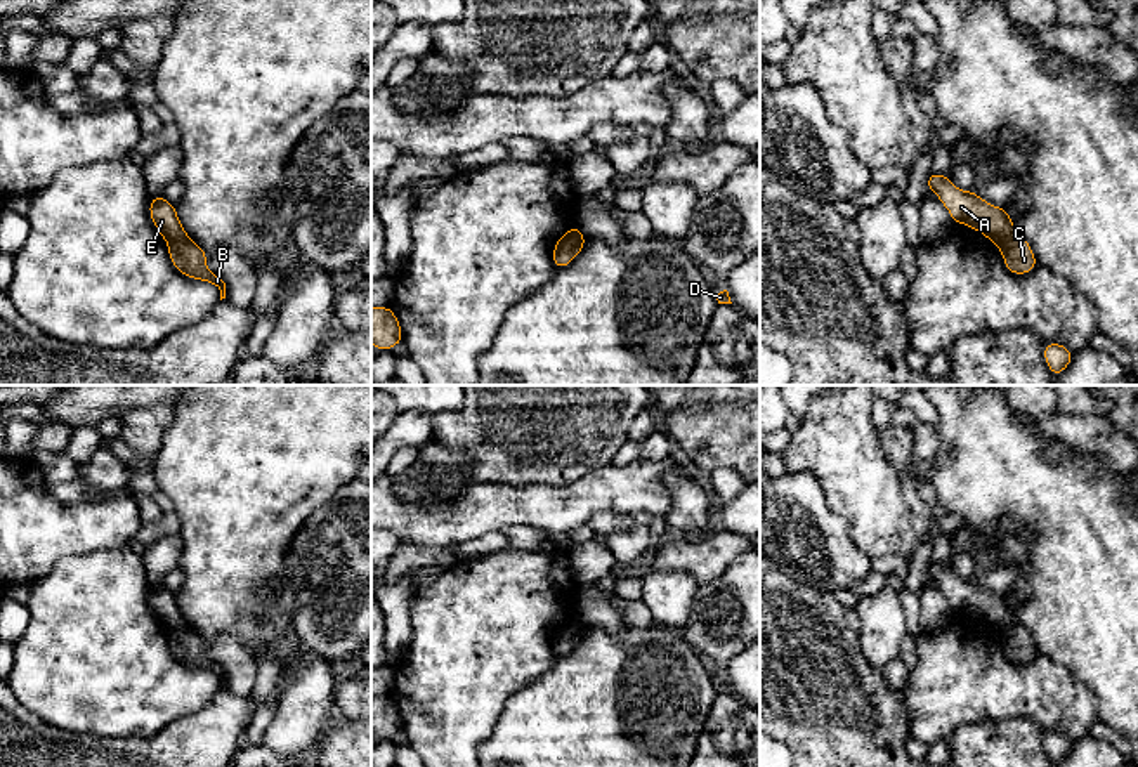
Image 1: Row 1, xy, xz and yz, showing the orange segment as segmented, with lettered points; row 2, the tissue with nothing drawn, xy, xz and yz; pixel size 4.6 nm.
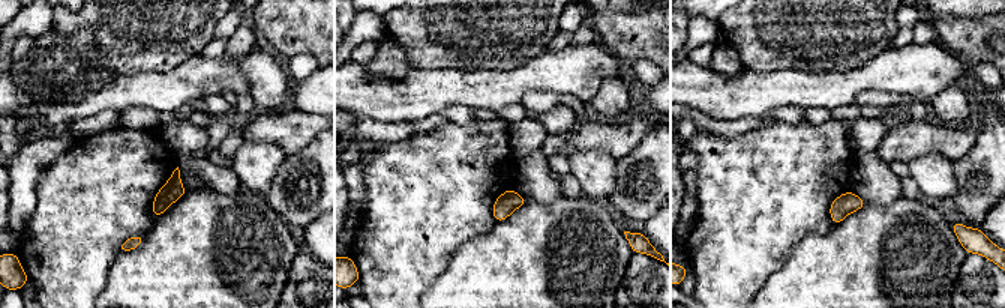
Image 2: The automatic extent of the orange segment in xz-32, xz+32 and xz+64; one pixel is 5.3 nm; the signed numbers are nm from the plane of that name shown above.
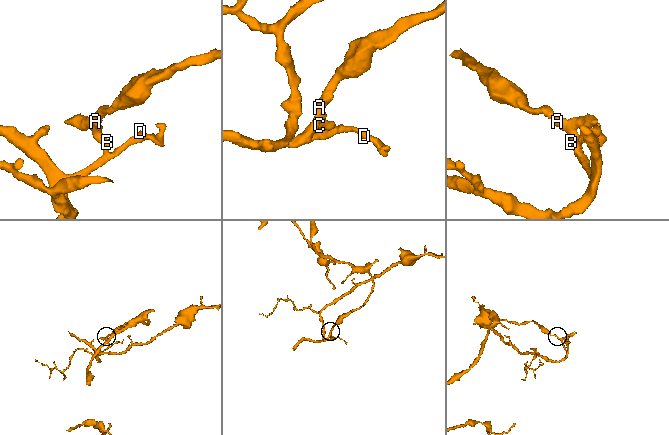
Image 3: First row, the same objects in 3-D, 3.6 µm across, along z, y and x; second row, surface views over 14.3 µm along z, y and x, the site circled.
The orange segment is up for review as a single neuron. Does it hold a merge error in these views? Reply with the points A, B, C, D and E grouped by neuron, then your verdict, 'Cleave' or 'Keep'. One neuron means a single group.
Groups: A E / B C D. Cleave

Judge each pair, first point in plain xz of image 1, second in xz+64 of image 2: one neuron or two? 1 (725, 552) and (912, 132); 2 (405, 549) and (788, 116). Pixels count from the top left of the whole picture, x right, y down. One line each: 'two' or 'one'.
1: one
2: one

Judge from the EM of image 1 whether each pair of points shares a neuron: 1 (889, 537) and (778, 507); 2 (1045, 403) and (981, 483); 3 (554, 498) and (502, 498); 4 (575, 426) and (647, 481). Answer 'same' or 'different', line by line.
1: different
2: different
3: same
4: different

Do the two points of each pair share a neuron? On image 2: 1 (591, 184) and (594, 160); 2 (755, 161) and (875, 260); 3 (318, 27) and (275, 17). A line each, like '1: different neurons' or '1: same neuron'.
1: same neuron
2: different neurons
3: same neuron

